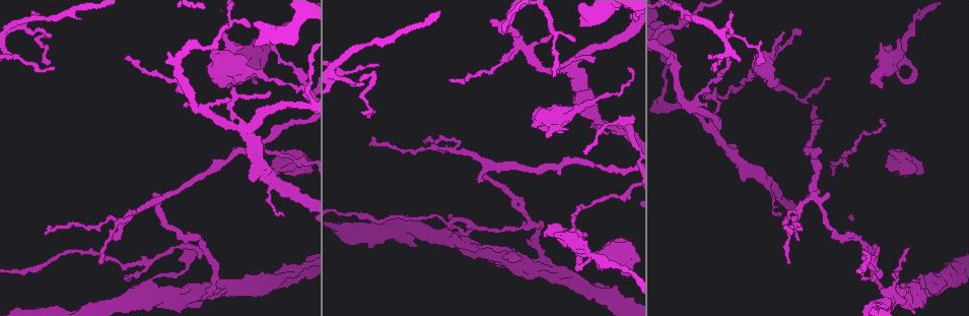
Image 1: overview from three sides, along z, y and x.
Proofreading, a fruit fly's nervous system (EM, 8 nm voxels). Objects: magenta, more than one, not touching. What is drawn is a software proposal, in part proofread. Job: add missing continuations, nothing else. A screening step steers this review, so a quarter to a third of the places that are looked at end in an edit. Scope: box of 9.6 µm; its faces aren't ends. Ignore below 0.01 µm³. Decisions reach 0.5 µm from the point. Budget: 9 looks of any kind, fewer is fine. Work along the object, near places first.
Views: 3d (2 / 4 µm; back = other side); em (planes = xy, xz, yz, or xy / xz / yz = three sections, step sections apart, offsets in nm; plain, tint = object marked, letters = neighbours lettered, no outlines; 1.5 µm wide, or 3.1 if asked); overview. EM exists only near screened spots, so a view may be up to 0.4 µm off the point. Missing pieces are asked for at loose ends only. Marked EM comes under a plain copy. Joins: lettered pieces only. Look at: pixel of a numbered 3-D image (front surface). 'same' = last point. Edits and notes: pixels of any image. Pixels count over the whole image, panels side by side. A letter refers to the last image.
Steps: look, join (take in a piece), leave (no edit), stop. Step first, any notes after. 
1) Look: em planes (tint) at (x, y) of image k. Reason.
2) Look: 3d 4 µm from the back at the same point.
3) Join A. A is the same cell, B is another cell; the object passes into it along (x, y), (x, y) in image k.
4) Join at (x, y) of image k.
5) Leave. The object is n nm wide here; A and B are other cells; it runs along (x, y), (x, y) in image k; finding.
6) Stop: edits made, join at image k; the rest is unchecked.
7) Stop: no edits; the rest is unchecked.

Look: em planes (letters) at (51, 62) of image 1. Free end.

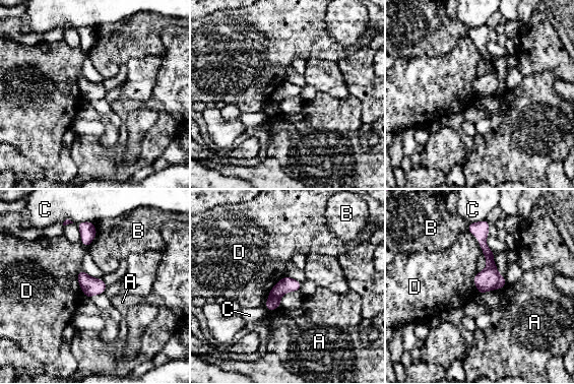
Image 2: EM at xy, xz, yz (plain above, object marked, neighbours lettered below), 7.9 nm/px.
Leave. A, B, C and D are other cells; a border runs along (94, 224), (97, 236), (87, 249) in image 2; none of them fits.

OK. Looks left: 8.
Look: em yz step 4 (letters) at (547, 137) of image 1. Branch stops here.

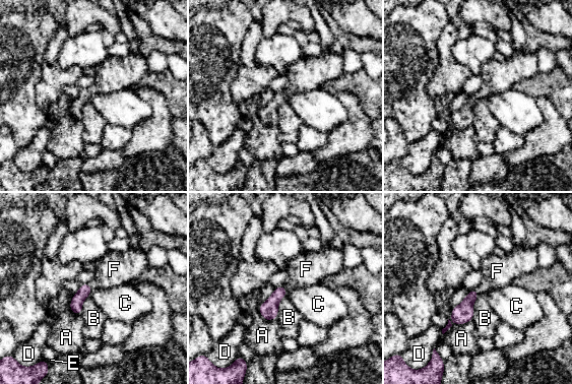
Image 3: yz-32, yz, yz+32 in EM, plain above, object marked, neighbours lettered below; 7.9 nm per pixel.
Join F. The object is 90 nm wide here; F is the same cell, A, B, C, D and E are other cells; the object passes into it along (75, 306), (90, 286), (114, 269) in image 3; it goes on there.

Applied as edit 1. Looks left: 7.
Look: overview.

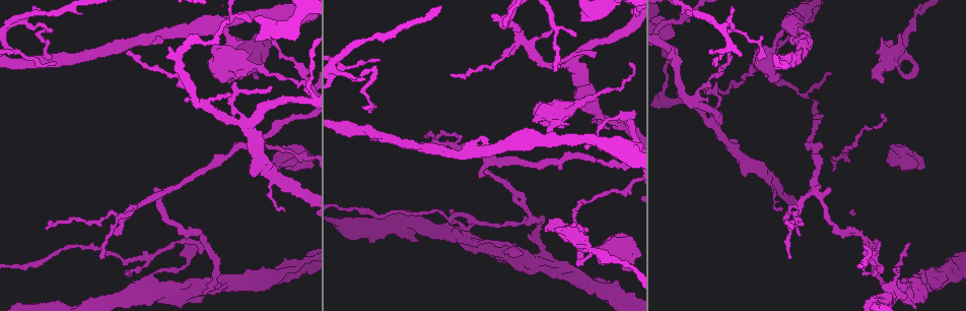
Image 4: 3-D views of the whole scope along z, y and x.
Look: em yz step 8 (tint) at (629, 65) of image 4. Free end.

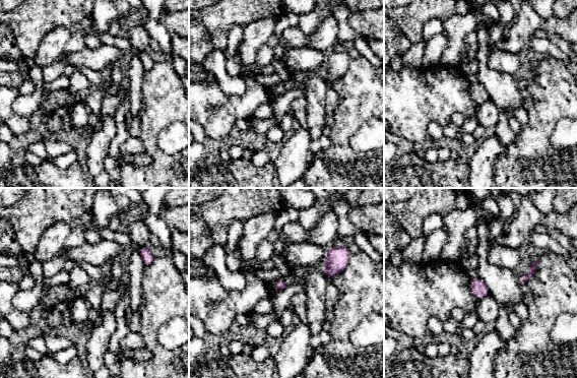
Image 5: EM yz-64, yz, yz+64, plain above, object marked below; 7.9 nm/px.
Look: em planes (letters) at the same point.

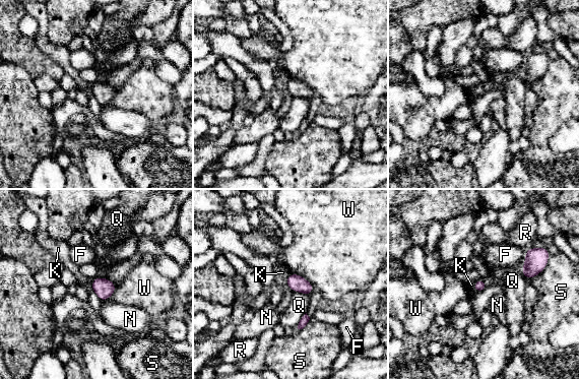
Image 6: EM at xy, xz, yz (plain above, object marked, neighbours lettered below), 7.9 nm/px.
Leave. F, K, N, Q, R, S and W are other cells; a border runs along (306, 312), (297, 328) in image 6; no lettered piece goes on from it.

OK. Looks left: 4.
Look: em planes (letters) at (891, 166) of image 4. An open end.

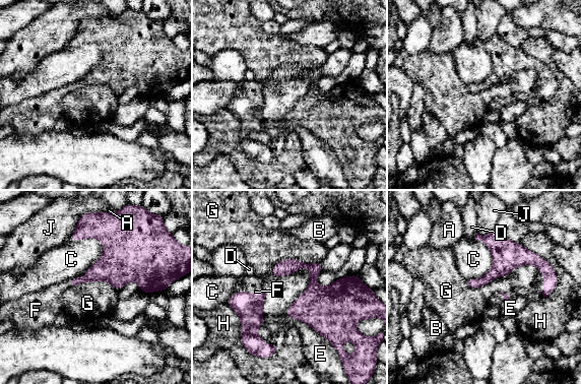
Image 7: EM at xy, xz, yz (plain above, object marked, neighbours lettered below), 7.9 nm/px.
Join F. F is the same cell, A, B, C, D, E, G, H and J are other cells; the object passes into it along (249, 307), (249, 293), (251, 283) in image 7; the neuron continues.

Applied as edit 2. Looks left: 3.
Stop: edits made, join at image 3, join at image 7; the rest is unchecked.

